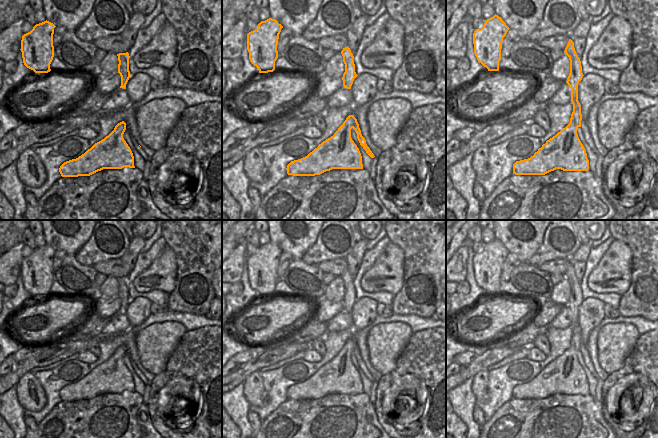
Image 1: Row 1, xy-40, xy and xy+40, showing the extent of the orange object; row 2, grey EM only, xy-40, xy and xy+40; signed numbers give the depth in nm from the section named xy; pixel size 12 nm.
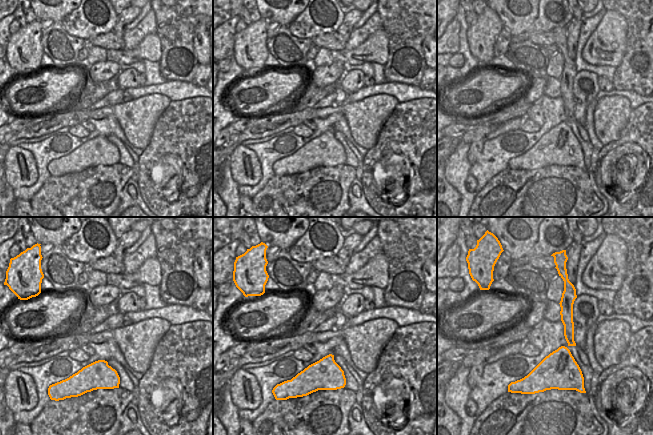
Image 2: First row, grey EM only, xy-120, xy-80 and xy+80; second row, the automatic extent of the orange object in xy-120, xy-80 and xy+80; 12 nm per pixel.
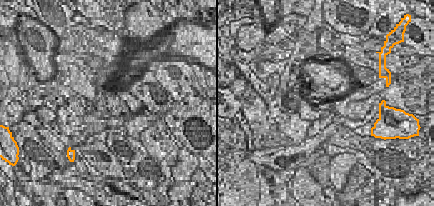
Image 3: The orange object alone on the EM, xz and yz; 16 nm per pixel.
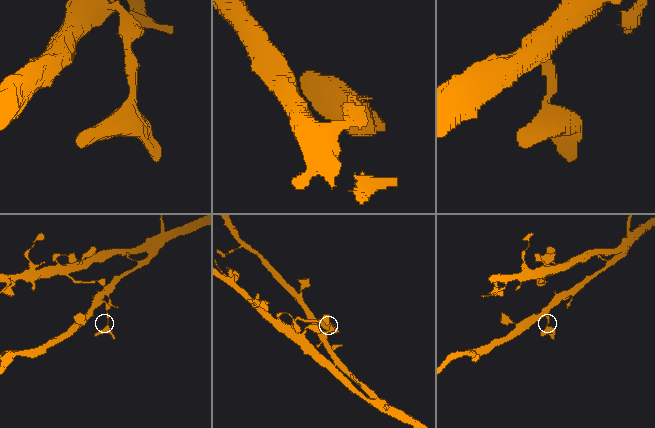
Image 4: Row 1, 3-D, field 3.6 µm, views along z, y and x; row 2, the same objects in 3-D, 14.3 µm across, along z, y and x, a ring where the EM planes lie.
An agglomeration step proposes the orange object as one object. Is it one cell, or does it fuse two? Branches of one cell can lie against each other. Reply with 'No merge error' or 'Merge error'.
Merge error

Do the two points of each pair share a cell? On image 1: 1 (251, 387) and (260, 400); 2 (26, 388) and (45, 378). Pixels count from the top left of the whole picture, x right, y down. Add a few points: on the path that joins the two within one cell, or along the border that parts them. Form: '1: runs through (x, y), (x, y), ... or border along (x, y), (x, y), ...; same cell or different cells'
1: runs through (254, 390), (258, 397); same cell
2: border along (32, 374), (38, 380), (44, 392), (45, 404); different cells

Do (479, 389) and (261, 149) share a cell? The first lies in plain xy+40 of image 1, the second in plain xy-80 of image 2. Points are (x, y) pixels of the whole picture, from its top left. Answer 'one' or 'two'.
two

